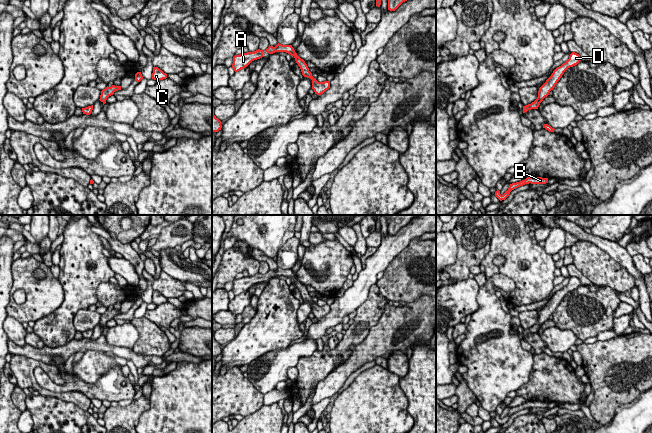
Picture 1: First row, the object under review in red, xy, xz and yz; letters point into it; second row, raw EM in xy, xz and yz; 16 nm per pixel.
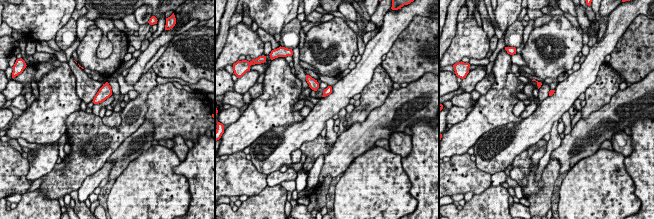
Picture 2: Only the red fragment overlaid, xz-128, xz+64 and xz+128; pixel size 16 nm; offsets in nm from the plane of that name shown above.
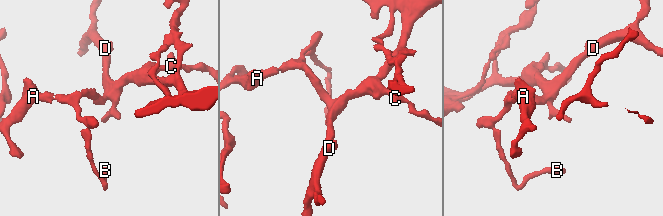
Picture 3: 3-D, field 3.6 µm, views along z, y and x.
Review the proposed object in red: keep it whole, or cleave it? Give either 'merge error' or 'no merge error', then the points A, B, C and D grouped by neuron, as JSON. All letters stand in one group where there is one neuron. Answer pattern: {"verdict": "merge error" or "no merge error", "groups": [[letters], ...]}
{"verdict": "no merge error", "groups": [["A", "B", "C", "D"]]}

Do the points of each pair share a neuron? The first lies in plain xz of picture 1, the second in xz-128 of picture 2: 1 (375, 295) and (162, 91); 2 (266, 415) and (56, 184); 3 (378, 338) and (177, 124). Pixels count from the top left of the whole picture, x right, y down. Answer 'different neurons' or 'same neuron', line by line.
1: different neurons
2: different neurons
3: same neuron

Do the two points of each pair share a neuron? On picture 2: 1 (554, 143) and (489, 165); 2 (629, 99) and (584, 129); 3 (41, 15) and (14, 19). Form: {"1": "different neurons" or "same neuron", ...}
{"1": "different neurons", "2": "same neuron", "3": "same neuron"}

